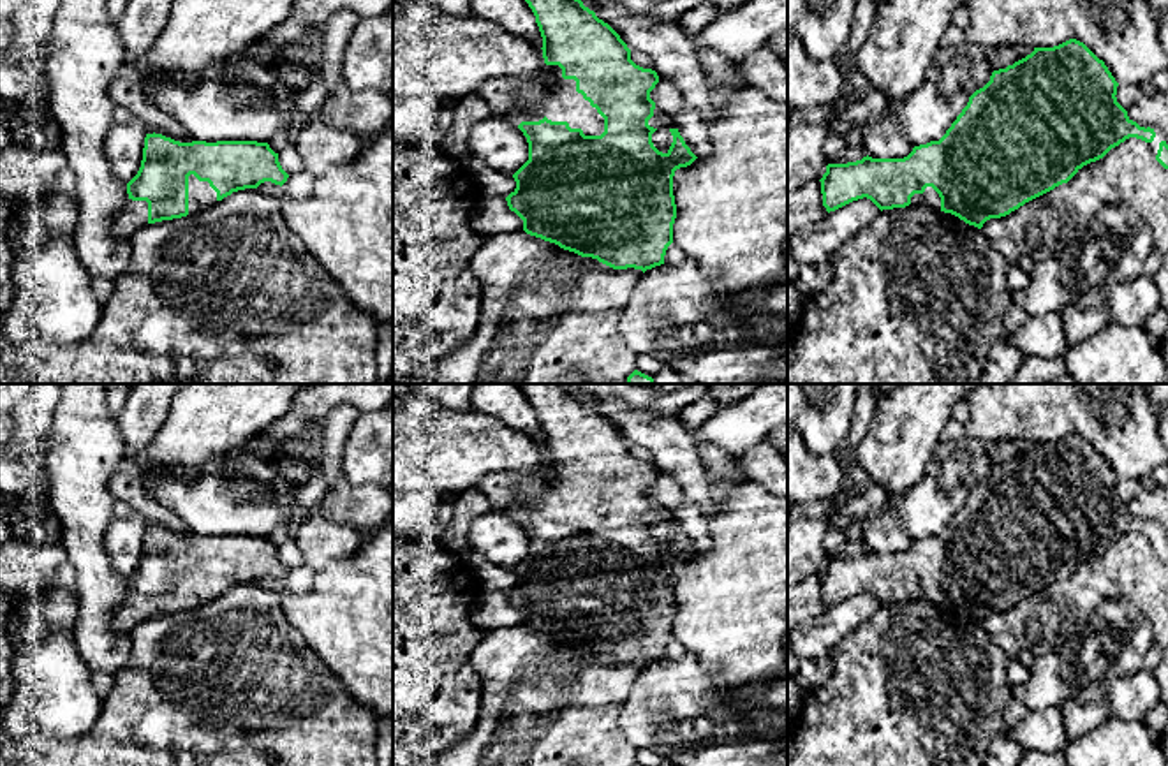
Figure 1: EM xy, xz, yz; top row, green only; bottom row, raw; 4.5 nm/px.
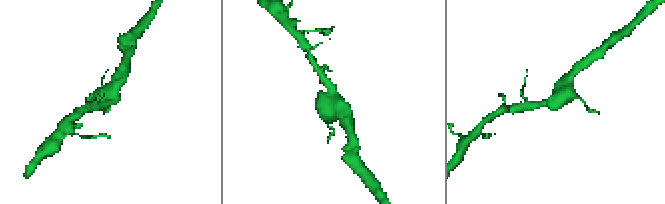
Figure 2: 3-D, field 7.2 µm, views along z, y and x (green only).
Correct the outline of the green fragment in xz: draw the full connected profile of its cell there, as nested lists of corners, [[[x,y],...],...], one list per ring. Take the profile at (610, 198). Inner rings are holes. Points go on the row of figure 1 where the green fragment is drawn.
[[[525,0],[536,16],[543,37],[543,58],[550,79],[543,88],[550,97],[543,102],[511,111],[511,123],[529,143],[529,160],[513,174],[516,188],[506,197],[507,206],[523,220],[530,236],[555,243],[581,257],[592,257],[613,269],[652,269],[664,264],[668,247],[673,243],[676,204],[673,176],[680,167],[691,166],[698,157],[685,144],[678,129],[669,129],[673,143],[666,153],[652,143],[657,130],[648,125],[655,102],[650,92],[659,83],[652,69],[631,60],[631,49],[620,35],[581,0]]]

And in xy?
[[[146,134],[137,174],[113,222],[116,236],[130,239],[146,224],[203,211],[233,192],[264,181],[284,185],[289,174],[268,143],[192,141]]]

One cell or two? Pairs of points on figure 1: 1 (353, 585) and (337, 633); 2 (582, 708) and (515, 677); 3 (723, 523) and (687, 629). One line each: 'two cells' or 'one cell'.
1: one cell
2: one cell
3: one cell

